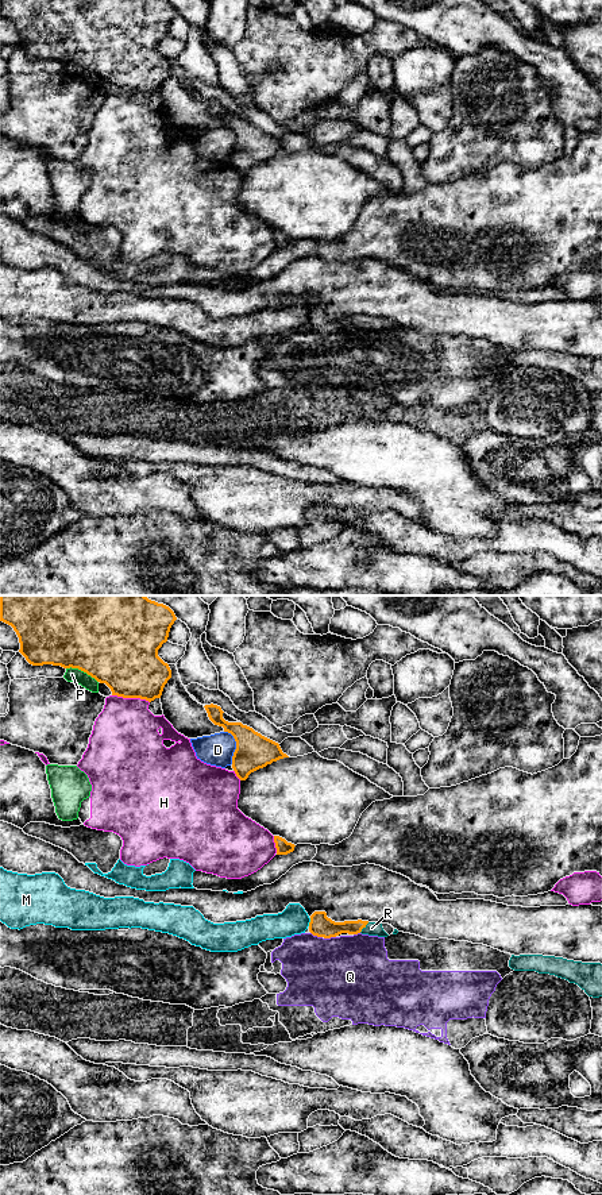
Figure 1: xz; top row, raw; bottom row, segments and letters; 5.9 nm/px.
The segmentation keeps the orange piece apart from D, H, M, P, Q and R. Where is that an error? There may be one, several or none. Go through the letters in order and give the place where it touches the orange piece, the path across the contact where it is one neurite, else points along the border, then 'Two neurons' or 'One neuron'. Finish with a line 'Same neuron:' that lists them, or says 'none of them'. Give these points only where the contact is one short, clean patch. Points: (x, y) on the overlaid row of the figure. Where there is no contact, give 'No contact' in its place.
D: Touches orange at xz (236, 746). Two neurons
H: Touches orange at xz (131, 697). Two neurons
M: Touches orange at xz (309, 922). Two neurons
P: Touches orange at xz (83, 670). Two neurons
Q: Touches orange at xz (316, 935). Two neurons
R: Touches orange at xz (363, 926). Path across: xz (321, 926), (363, 926), (371, 928). One neuron
Same neuron: R

